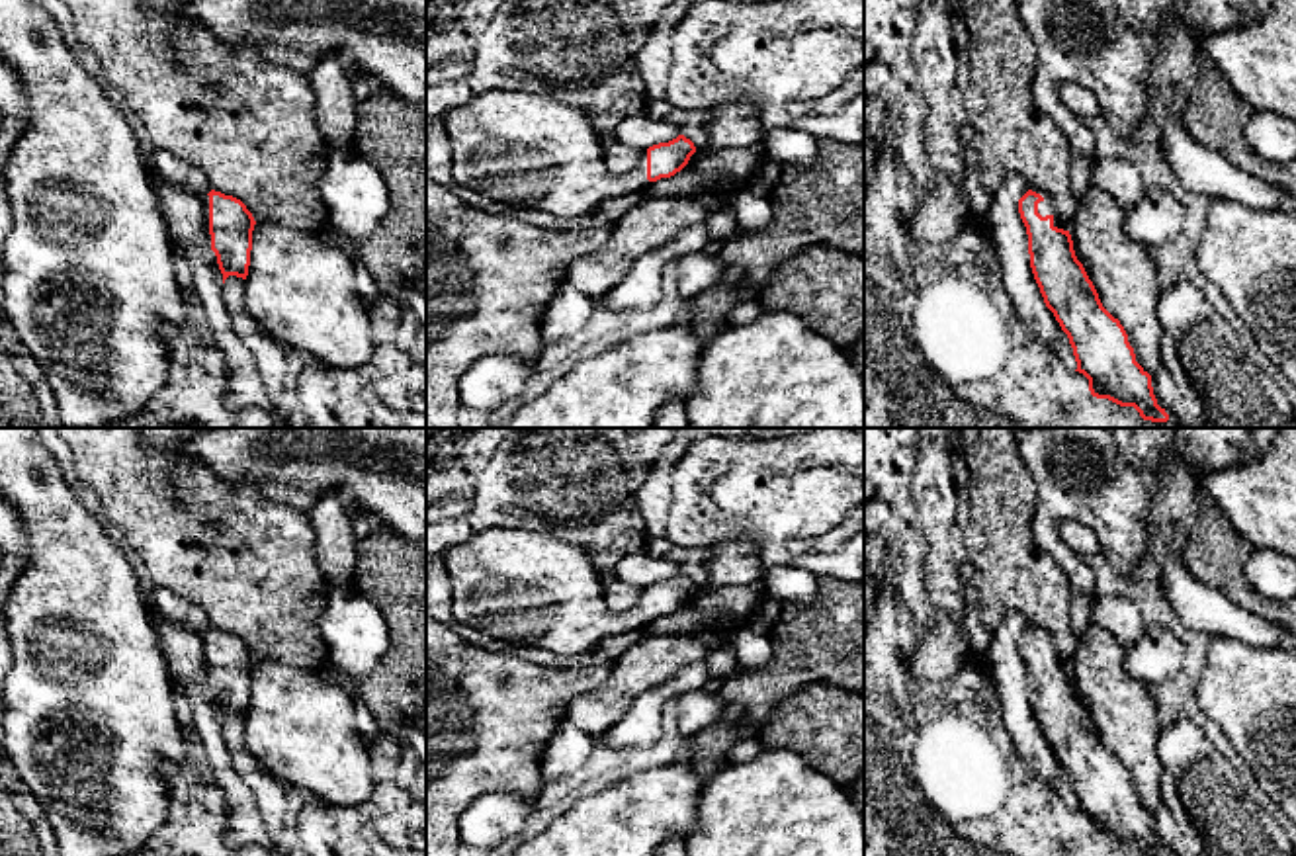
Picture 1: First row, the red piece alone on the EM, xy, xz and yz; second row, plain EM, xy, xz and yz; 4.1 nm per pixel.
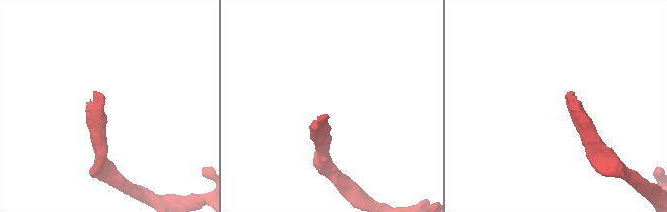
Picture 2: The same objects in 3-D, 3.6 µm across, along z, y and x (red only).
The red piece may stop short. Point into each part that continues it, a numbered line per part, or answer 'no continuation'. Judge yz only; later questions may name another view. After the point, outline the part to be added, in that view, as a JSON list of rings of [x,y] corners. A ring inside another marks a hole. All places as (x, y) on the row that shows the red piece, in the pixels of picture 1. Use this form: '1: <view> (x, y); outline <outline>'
1: yz (1044, 208); outline [[[1036,192],[1036,193],[1040,193],[1040,195],[1044,197],[1044,199],[1038,203],[1038,213],[1040,213],[1042,217],[1052,215],[1052,217],[1054,217],[1054,227],[1067,231],[1067,229],[1059,223],[1059,219],[1056,217],[1056,207],[1054,207],[1052,199],[1050,199],[1044,192]]]

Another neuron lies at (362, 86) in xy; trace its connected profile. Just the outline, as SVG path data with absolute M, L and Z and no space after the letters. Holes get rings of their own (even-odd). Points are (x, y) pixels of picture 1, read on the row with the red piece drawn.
M356 64L348 70L352 80L352 92L358 98L358 102L364 102L375 92L375 84L371 78L362 72Z

